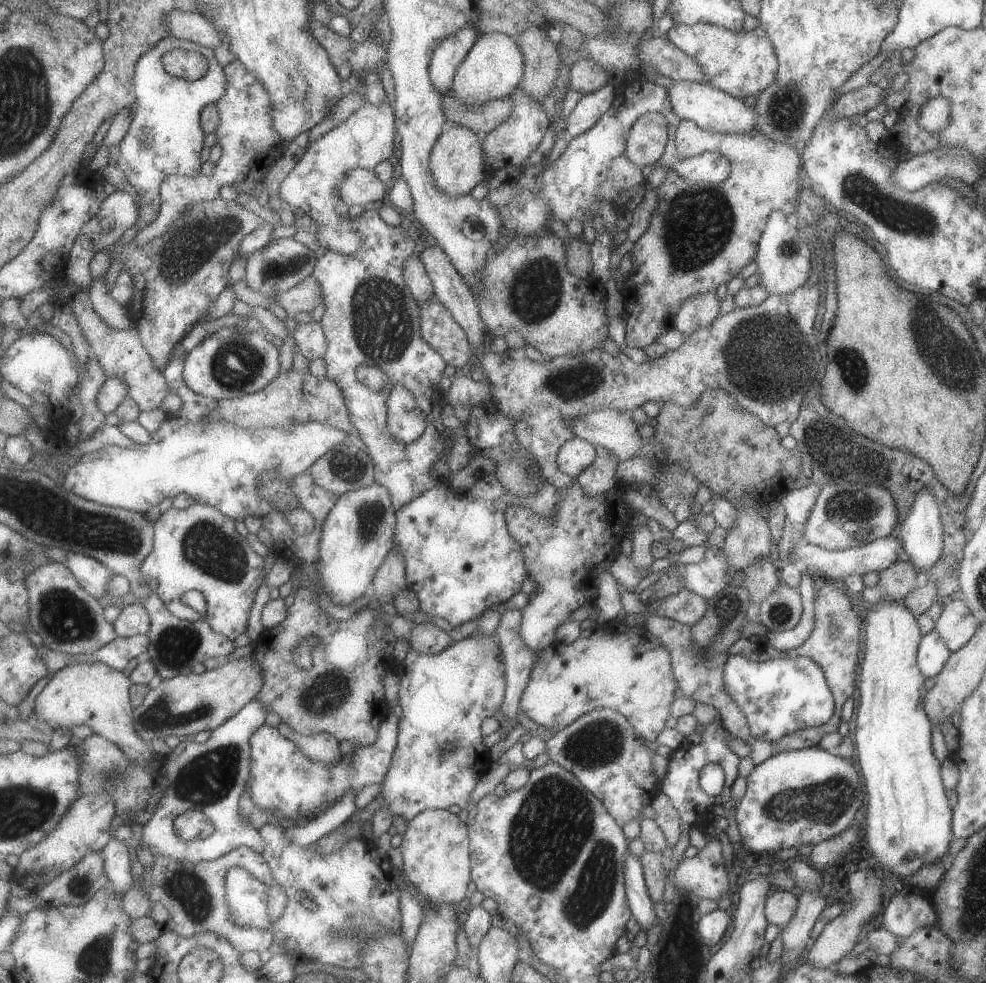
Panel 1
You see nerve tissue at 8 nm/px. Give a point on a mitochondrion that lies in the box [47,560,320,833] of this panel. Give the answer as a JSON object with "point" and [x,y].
{"point":[202,781]}

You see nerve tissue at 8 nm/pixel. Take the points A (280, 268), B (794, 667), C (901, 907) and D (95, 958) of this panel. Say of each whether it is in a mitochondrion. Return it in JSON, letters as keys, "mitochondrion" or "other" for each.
{"A":"mitochondrion","B":"other","C":"other","D":"mitochondrion"}

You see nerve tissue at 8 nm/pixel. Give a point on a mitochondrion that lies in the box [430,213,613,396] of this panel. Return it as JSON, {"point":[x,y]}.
{"point":[534,293]}

